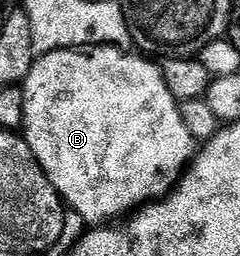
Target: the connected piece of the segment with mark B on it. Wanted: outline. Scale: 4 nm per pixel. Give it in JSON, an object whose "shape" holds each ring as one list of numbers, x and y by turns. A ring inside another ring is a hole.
{"shape":[[93,46,82,50,54,50,52,54,36,57,27,74,27,79,21,83,24,94,24,118,21,134,27,139,29,148,33,150,33,155,40,162,49,184,53,184,53,188,63,199,64,207,70,213,72,210,81,221,88,222,86,225,91,228,114,223,146,203,166,198,175,189,179,179,183,177,183,171,187,169,191,159,197,153,195,137,189,132,189,128,185,128,180,103,176,102,175,97,169,92,163,79,162,69,150,57,140,56,138,53,135,53,136,55,127,53,131,52,118,46],[87,181,95,182,92,184,91,190,71,190,71,186,77,185,78,182]]}

